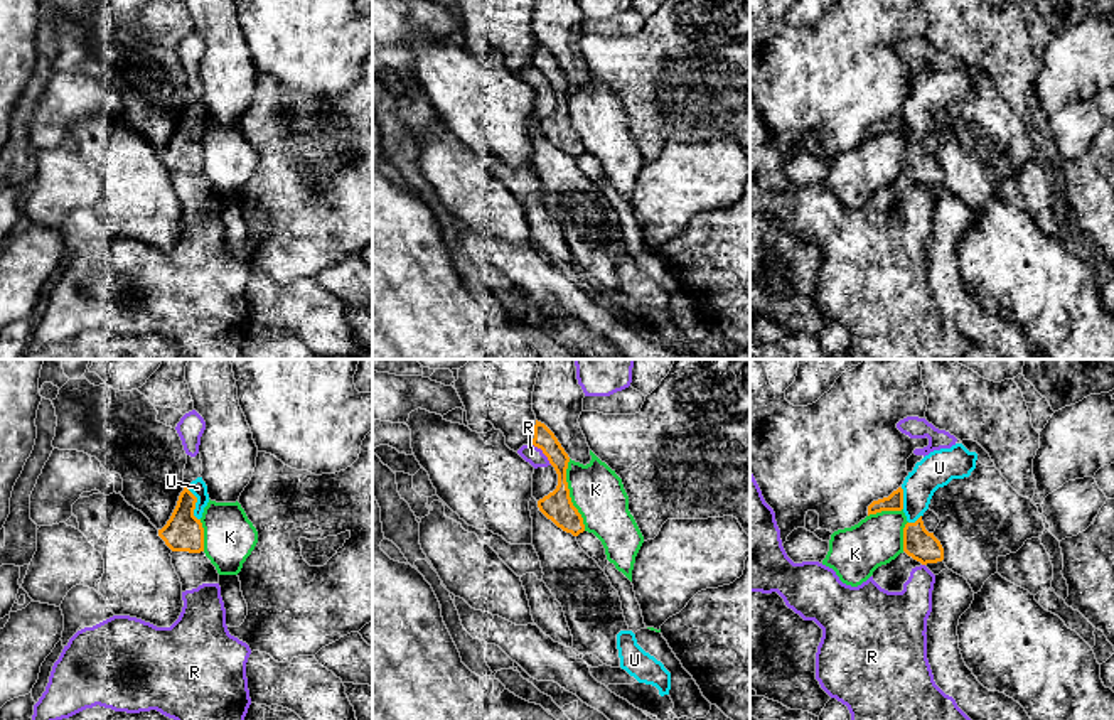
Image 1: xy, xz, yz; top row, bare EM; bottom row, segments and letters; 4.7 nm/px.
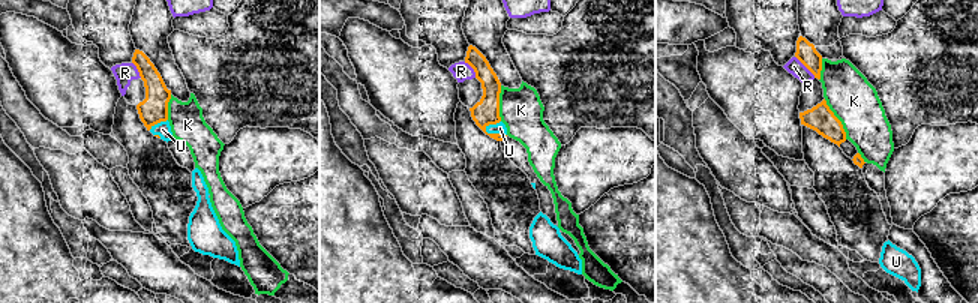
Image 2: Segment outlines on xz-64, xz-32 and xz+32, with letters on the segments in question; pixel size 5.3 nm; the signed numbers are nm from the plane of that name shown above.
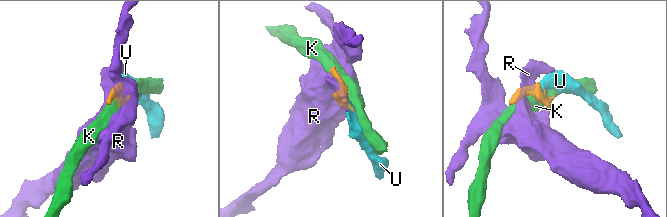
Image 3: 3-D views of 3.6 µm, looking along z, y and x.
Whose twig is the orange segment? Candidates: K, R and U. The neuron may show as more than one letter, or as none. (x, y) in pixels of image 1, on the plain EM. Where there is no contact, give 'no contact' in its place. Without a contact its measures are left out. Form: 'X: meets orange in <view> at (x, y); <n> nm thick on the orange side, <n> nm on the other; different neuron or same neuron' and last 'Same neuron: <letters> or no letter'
K: meets orange in xz at (568, 117); 140 nm thick on the orange side, 240 nm on the other; different neuron
R: meets orange in xz at (543, 75); 120 nm thick on the orange side, 90 nm on the other; different neuron
U: meets orange in xy at (196, 123); 180 nm thick on the orange side, 80 nm on the other; same neuron
Same neuron: U

